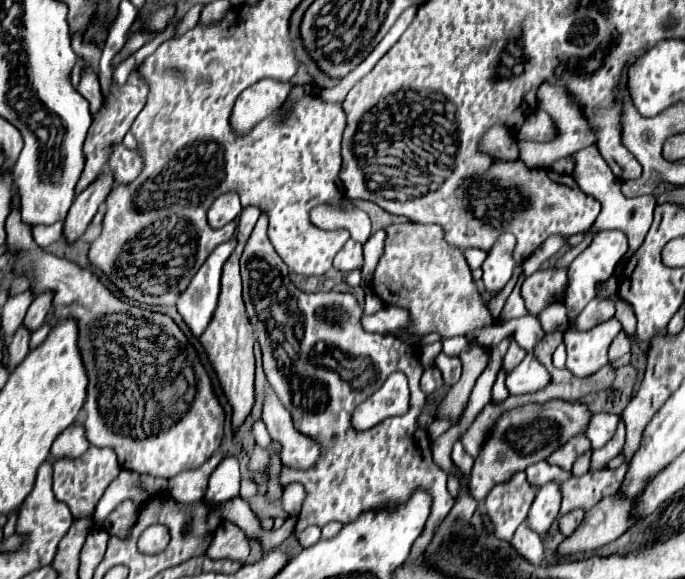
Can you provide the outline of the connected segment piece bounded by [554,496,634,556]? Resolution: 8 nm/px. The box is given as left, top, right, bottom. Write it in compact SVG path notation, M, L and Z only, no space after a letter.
M608 496L586 512L582 524L560 542L556 556L570 556L576 552L598 550L608 542L616 540L630 528L630 508L634 500L624 500L620 496Z

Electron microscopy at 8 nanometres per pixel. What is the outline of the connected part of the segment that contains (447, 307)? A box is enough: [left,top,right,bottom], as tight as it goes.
[374,224,494,336]

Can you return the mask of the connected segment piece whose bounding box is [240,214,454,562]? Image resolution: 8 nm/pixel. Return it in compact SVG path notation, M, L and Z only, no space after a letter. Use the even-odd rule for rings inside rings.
M266 214L258 218L256 228L246 242L240 258L240 274L245 307L256 326L268 382L292 414L296 430L322 444L322 458L310 470L282 470L284 486L300 482L308 492L294 532L298 534L312 524L322 528L332 520L350 524L366 510L394 510L410 500L414 490L422 488L432 496L432 510L422 534L410 550L410 560L420 562L438 524L452 510L454 498L446 490L446 474L432 462L430 446L426 444L422 450L414 438L418 430L416 418L426 400L426 394L420 390L424 366L416 350L412 354L412 346L398 336L370 334L362 330L362 306L354 294L300 292L290 282L288 266L276 254L268 238ZM252 258L264 258L268 270L254 268L254 264L250 264ZM394 370L402 370L408 376L410 412L406 416L386 418L368 430L354 430L352 412L380 390L388 374Z

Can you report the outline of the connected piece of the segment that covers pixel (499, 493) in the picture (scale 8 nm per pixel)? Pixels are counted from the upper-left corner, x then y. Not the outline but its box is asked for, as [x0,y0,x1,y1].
[486,472,536,540]

